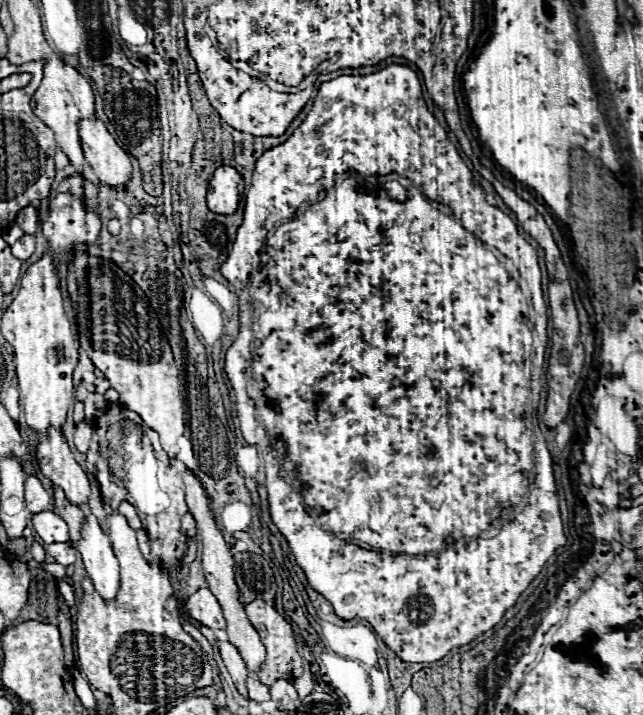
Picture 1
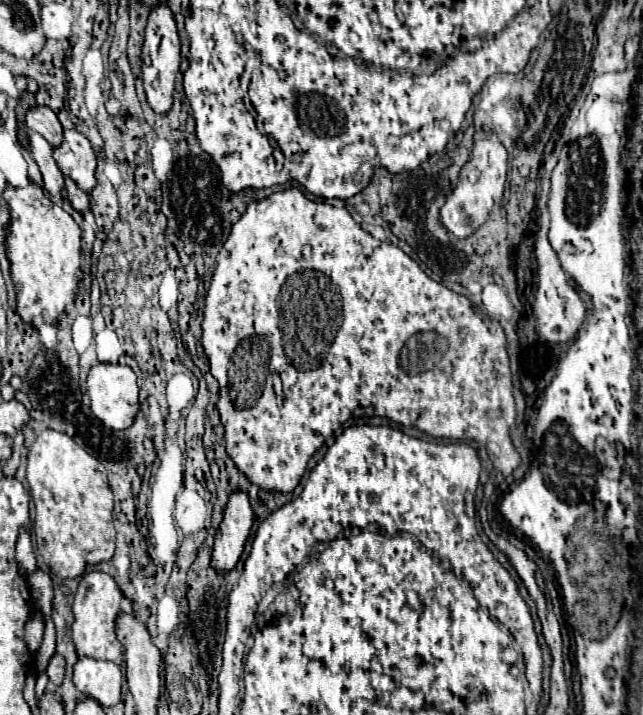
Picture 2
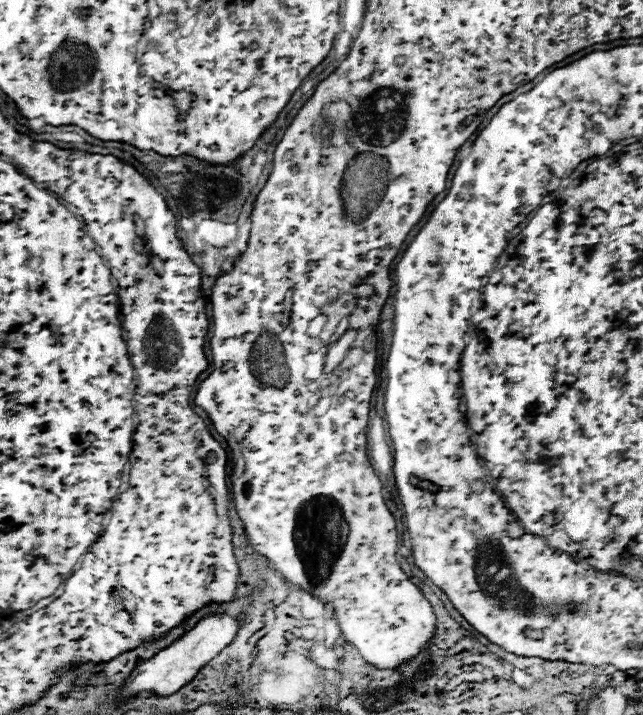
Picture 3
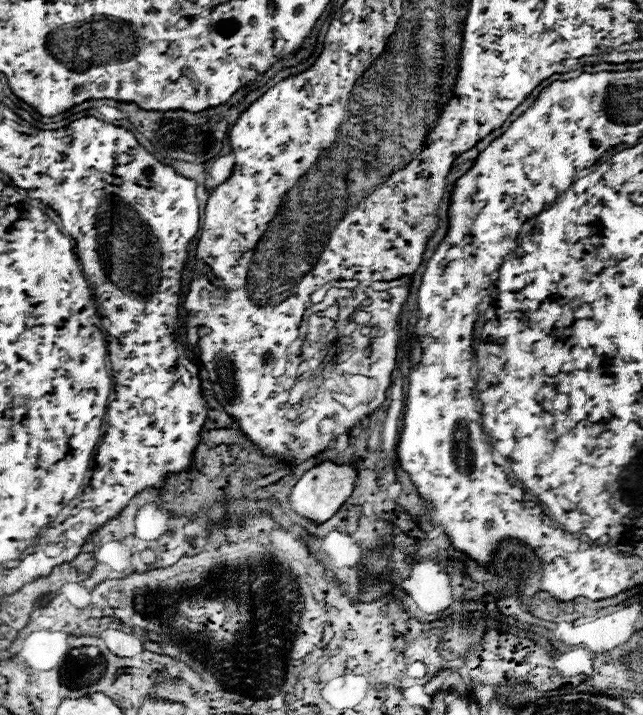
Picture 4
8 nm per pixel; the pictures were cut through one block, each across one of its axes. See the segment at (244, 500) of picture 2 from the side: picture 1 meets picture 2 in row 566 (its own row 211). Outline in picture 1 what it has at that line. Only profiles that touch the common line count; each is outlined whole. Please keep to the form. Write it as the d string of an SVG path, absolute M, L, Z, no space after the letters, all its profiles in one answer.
M220 166L208 184L208 208L218 214L232 214L238 206L238 182L242 176L232 166Z

